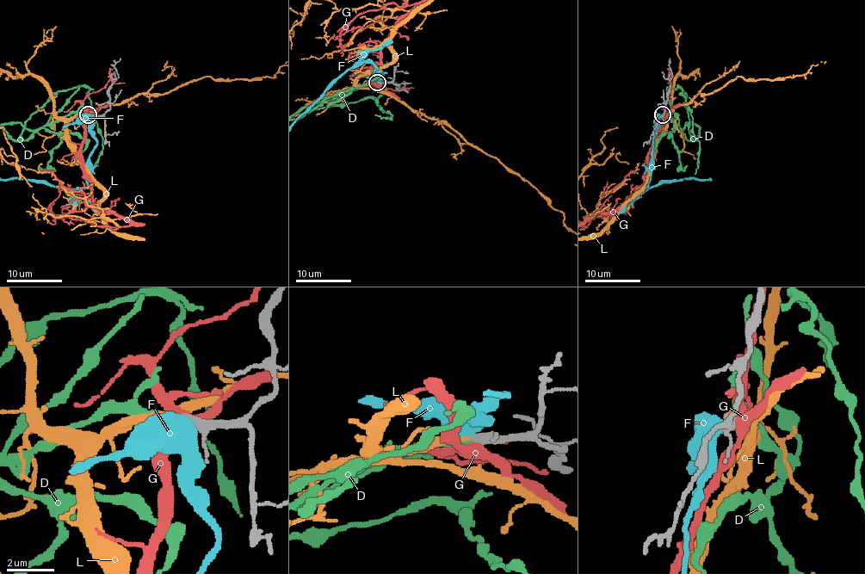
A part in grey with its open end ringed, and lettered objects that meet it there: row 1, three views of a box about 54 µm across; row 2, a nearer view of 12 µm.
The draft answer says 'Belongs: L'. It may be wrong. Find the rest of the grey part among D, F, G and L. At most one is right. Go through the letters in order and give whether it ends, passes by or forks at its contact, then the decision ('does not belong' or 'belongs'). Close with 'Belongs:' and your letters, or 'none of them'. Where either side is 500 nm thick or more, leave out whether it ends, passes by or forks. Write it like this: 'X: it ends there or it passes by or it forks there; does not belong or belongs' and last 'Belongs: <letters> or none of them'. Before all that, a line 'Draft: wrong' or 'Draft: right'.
Draft: right
D: it ends there; does not belong
F: does not belong
G: it forks there; does not belong
L: it ends there; belongs
Belongs: L

